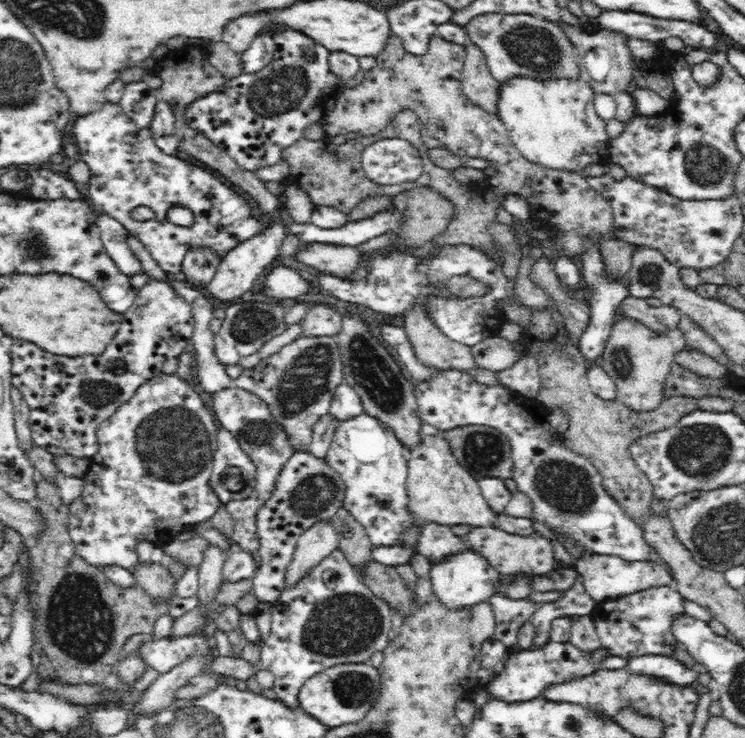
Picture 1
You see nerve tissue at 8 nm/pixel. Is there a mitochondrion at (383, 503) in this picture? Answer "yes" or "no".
no

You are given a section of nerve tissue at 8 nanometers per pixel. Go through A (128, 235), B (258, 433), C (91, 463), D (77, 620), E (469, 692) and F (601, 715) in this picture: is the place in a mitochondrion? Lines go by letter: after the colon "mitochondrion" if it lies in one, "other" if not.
A: other
B: mitochondrion
C: other
D: mitochondrion
E: other
F: other

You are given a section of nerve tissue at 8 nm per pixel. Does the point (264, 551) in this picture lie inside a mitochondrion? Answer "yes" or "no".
no

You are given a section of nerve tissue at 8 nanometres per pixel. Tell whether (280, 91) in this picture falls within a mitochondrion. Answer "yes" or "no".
yes

